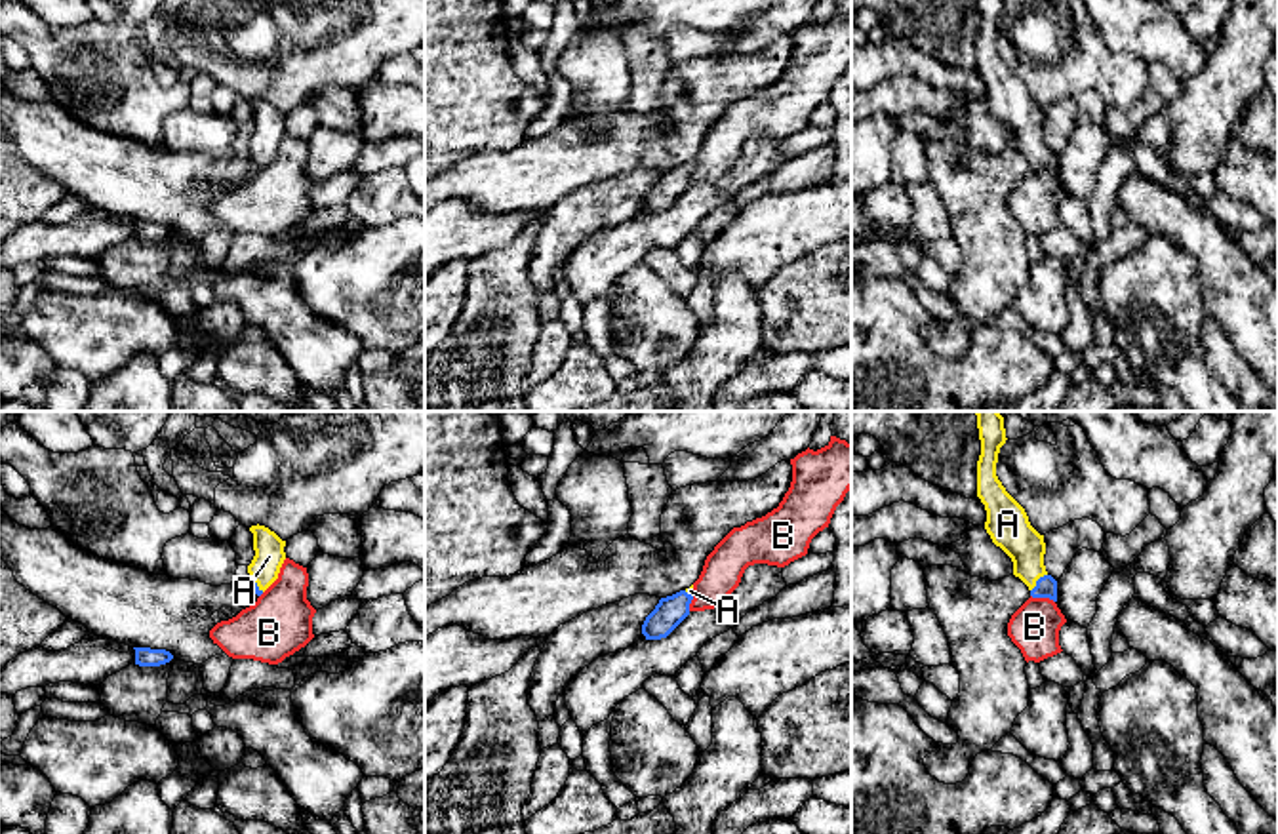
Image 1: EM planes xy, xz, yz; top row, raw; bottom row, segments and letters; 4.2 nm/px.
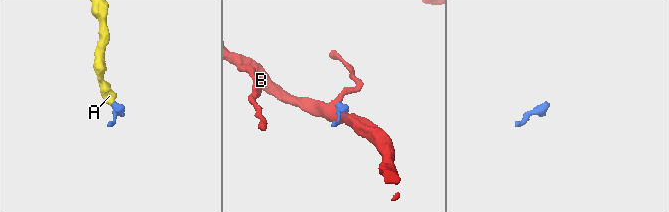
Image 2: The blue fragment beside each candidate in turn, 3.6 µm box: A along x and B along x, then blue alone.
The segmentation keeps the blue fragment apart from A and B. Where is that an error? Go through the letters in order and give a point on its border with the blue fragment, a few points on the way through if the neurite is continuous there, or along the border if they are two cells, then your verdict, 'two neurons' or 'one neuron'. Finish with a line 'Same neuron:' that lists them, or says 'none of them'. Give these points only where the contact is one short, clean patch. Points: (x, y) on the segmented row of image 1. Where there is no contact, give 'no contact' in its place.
A: meets blue in yz at (1037, 581); runs through yz (1046, 587), (1037, 581), (1025, 545), (1010, 530); one neuron
B: meets blue in yz at (1042, 596); border along yz (1031, 595), (1054, 602); two neurons
Same neuron: A

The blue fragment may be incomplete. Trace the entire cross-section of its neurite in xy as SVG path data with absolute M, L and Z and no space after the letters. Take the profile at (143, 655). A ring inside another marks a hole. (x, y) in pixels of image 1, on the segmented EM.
M133 647L135 649L135 665L139 666L160 666L173 659L173 655L166 649L150 649L150 647Z

